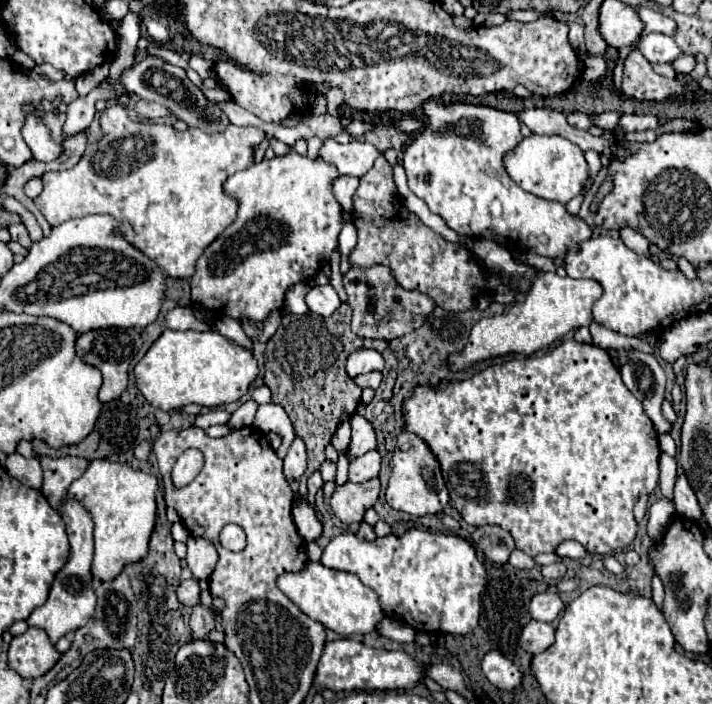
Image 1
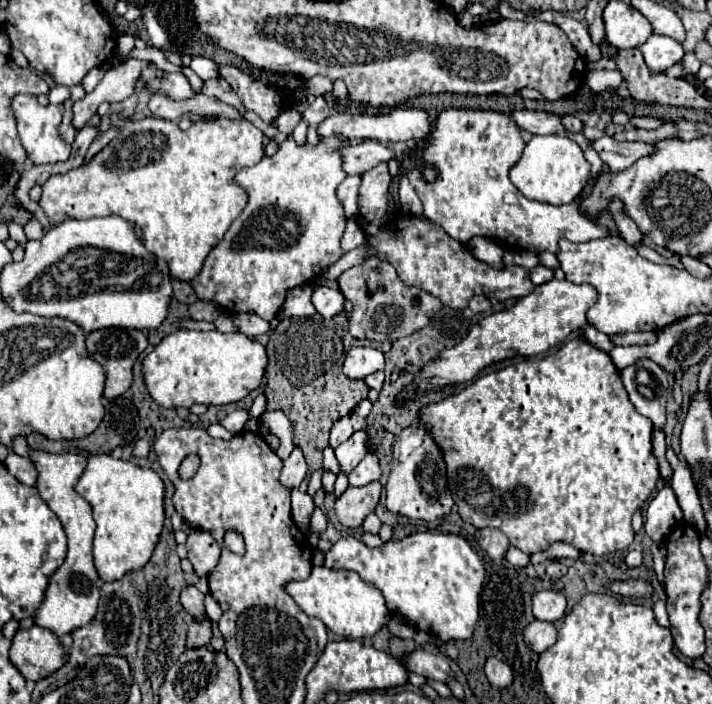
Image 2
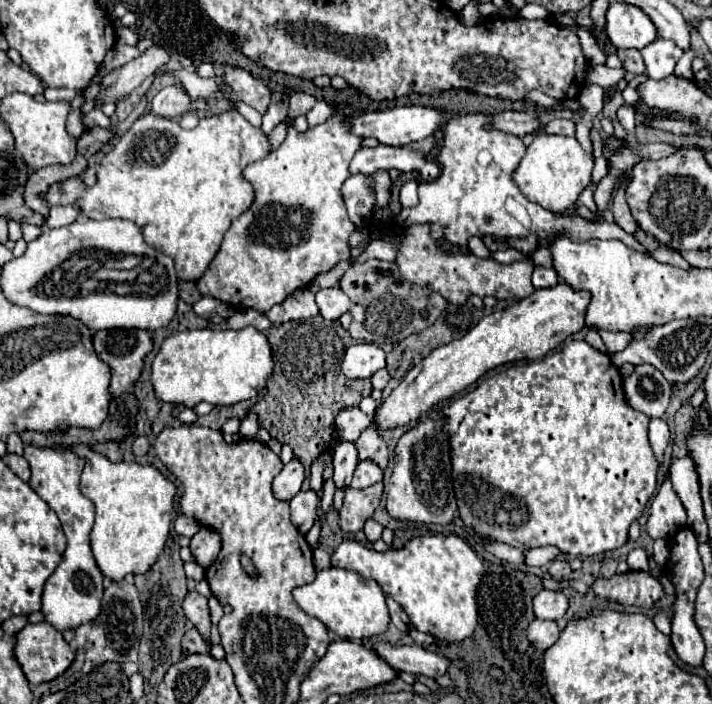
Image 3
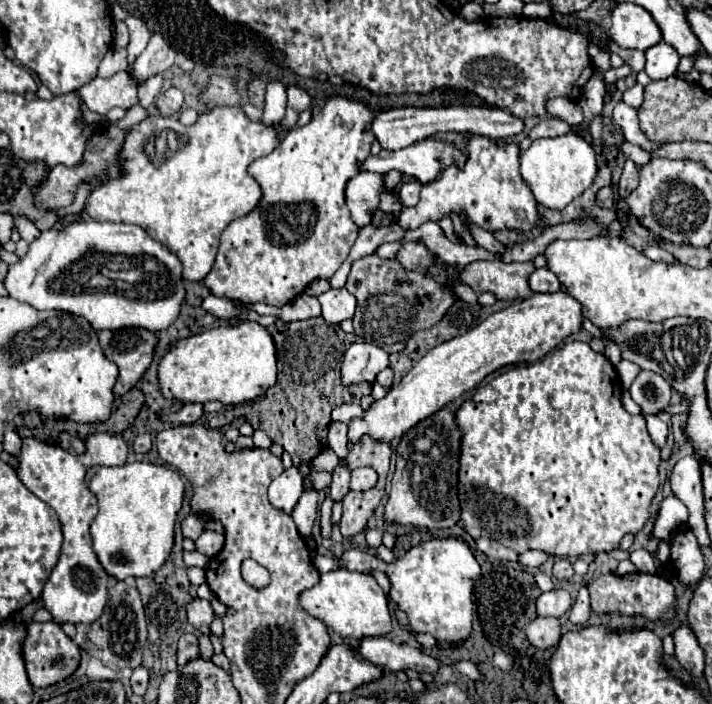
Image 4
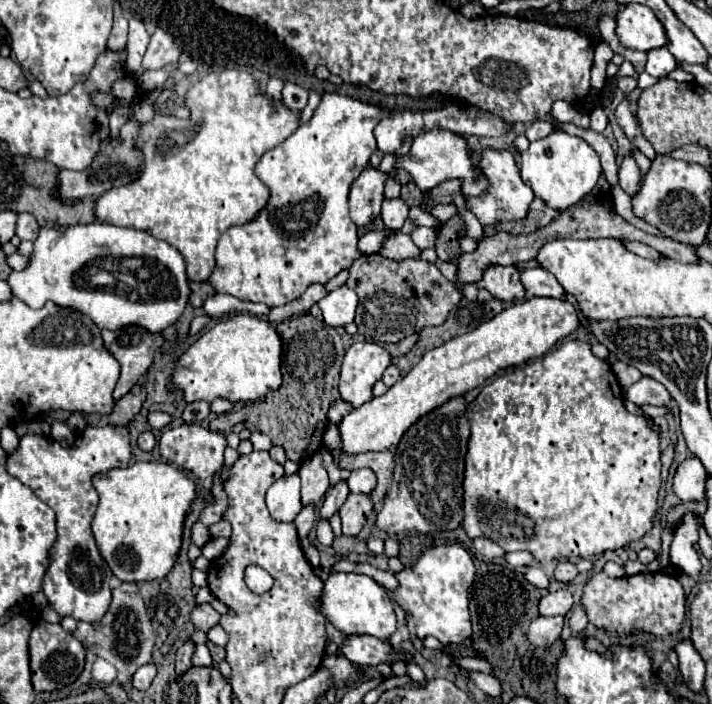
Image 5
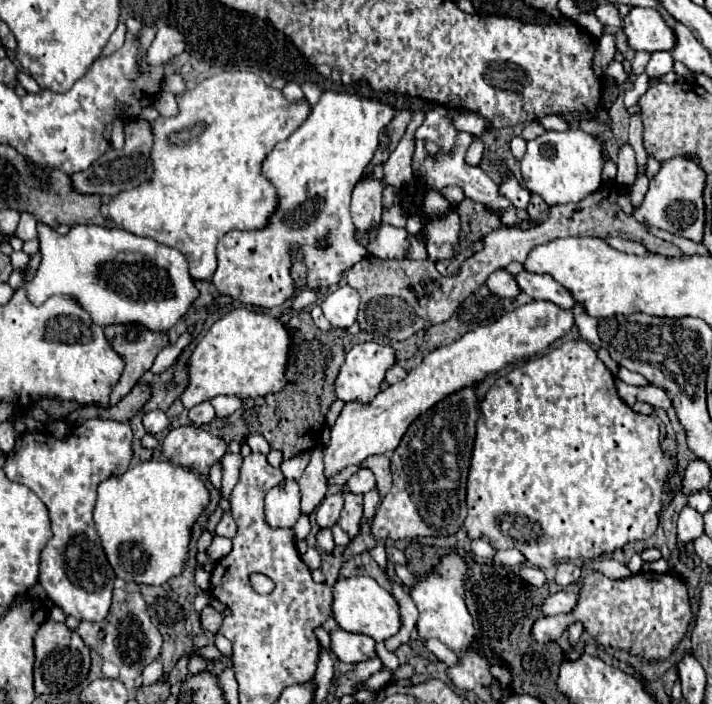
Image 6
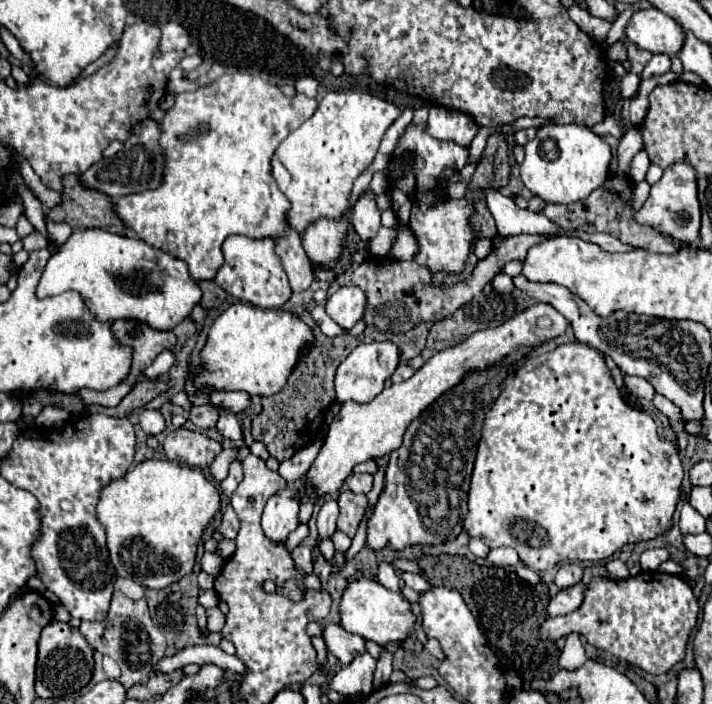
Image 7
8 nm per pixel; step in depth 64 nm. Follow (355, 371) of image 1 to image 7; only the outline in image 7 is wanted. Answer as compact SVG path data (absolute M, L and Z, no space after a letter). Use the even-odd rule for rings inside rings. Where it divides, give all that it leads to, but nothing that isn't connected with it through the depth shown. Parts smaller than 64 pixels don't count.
M370 342L370 344L358 344L348 356L346 360L338 366L336 372L336 400L338 402L372 402L384 388L384 382L394 374L396 366L400 362L400 354L398 354L398 346L392 342Z

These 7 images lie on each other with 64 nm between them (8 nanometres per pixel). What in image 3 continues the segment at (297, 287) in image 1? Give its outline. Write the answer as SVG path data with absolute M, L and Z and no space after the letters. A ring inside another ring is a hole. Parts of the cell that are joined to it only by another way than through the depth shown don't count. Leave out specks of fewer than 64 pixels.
M302 288L300 292L292 292L288 300L274 306L266 316L274 324L280 324L280 322L290 322L290 320L306 320L316 314L318 314L318 306L314 302L314 294L308 288Z

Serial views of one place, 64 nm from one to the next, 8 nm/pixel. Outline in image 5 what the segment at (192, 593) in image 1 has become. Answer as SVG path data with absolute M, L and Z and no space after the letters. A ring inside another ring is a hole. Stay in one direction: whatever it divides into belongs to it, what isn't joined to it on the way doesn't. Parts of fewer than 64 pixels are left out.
M198 604L198 606L194 606L190 620L198 630L208 632L212 626L216 626L220 622L220 614L210 604ZM200 644L192 656L192 664L194 666L210 666L212 658L210 658L210 650L206 644Z

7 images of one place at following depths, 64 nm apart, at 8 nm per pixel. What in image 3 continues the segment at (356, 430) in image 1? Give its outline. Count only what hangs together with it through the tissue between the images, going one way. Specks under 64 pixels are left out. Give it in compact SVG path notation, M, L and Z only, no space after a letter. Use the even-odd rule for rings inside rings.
M342 442L334 448L334 482L336 486L350 486L352 474L358 466L358 450L354 442Z

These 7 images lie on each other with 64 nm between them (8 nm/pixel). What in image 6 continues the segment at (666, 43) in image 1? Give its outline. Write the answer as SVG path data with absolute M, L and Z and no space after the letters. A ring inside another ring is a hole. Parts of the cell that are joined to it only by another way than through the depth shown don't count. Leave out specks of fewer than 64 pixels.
M652 52L650 62L646 66L646 74L650 78L658 78L662 74L668 74L672 70L672 64L674 64L674 60L672 60L670 52Z

